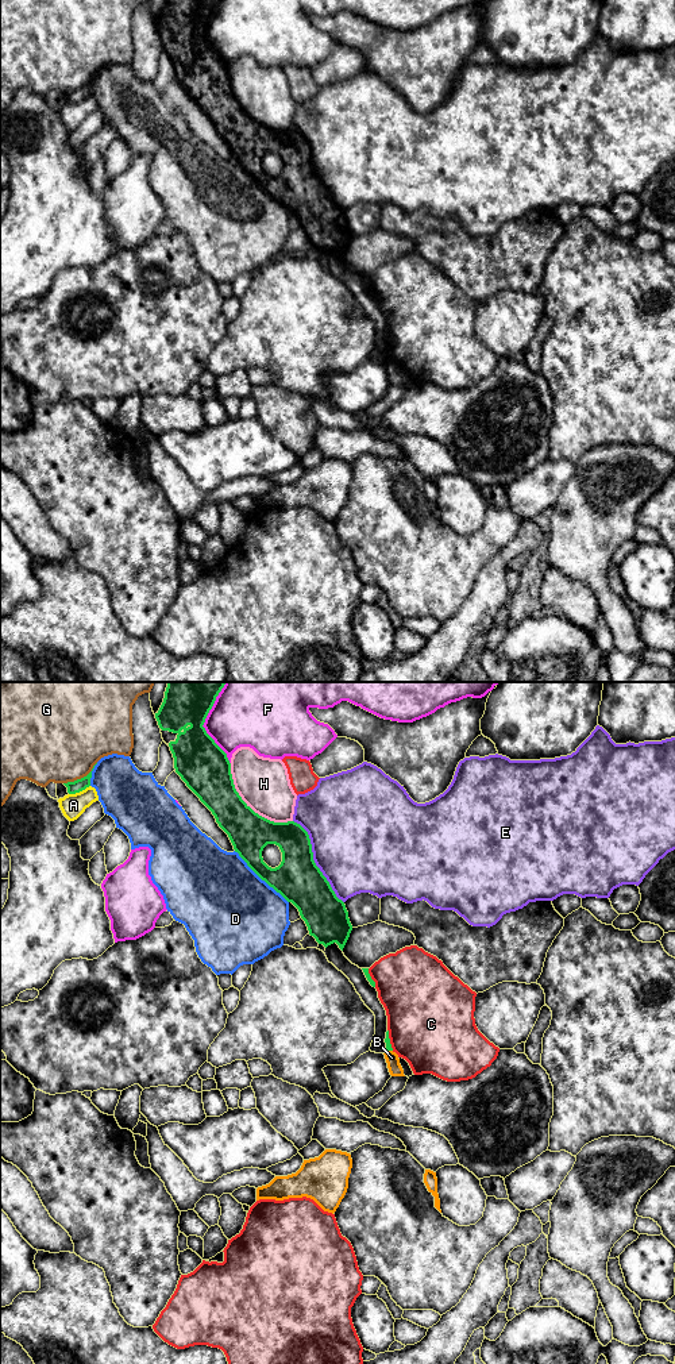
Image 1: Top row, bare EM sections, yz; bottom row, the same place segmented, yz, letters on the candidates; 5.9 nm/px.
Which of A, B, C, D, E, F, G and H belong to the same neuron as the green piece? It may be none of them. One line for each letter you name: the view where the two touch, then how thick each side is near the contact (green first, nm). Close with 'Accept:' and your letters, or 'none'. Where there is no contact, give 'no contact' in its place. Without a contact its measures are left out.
Accept: none

